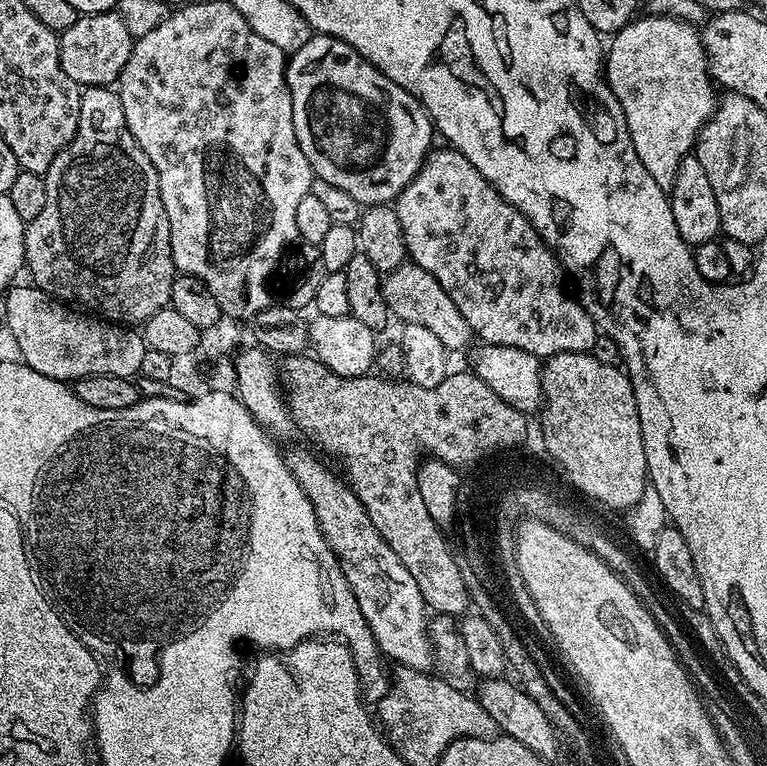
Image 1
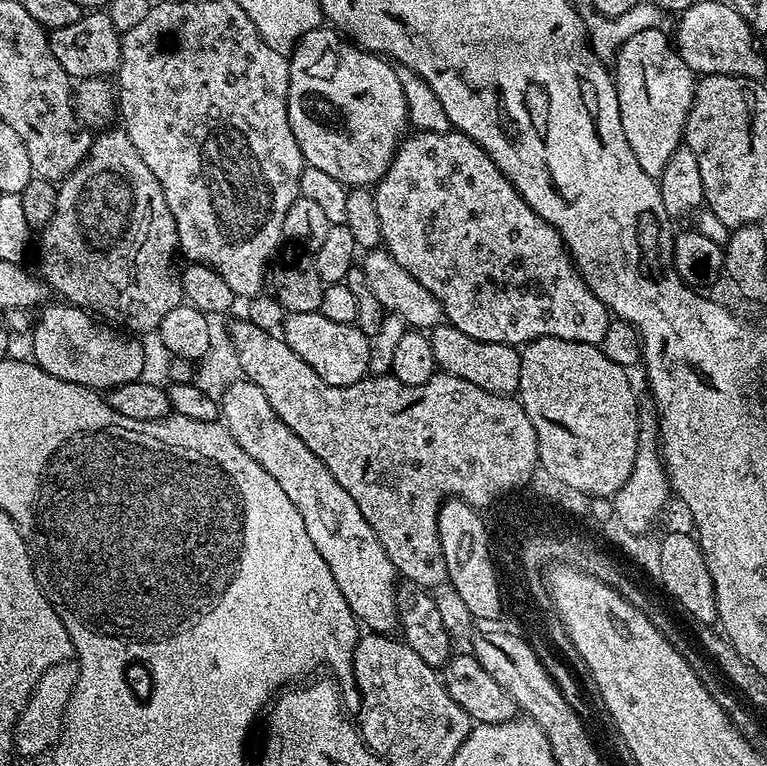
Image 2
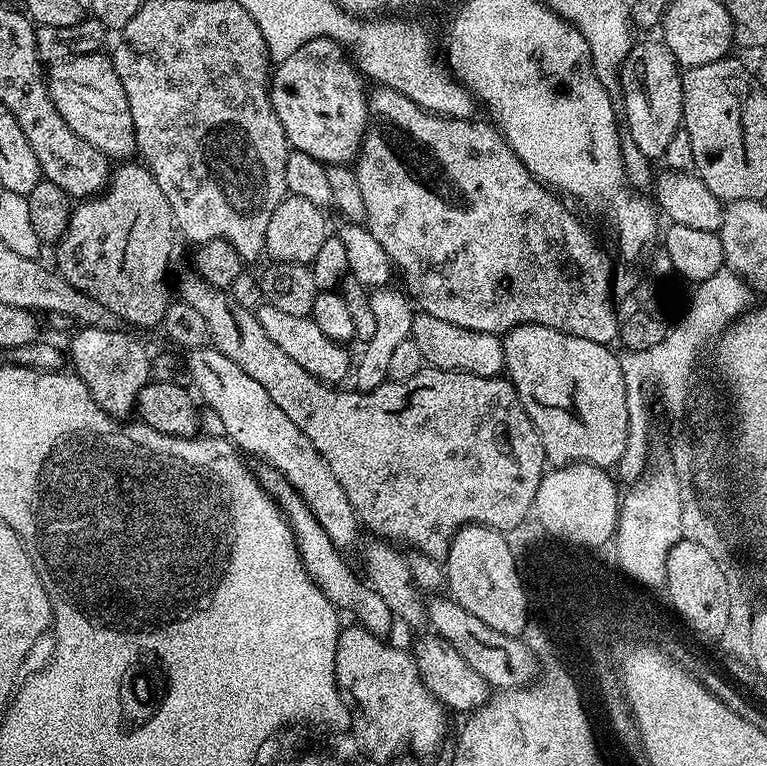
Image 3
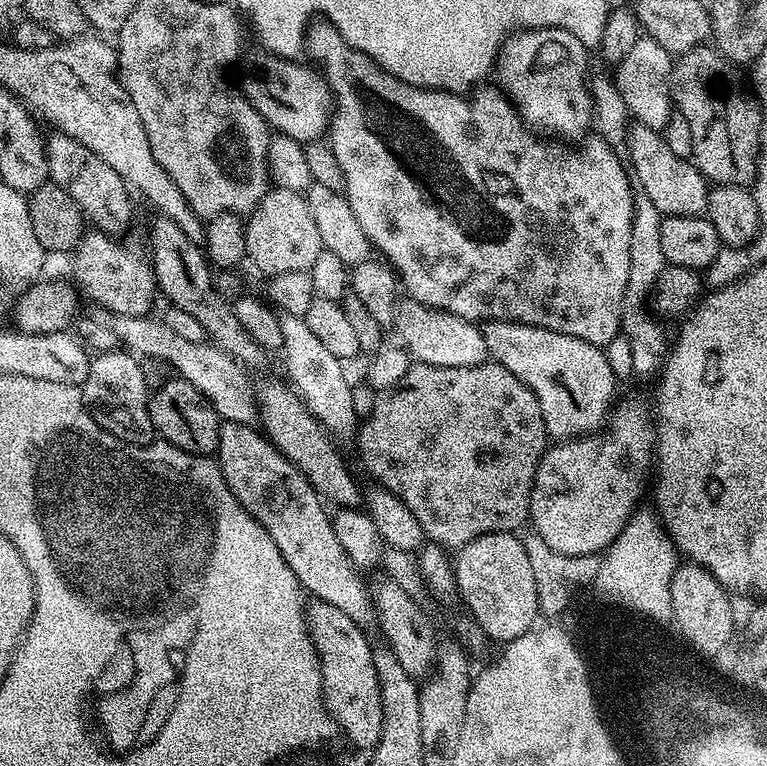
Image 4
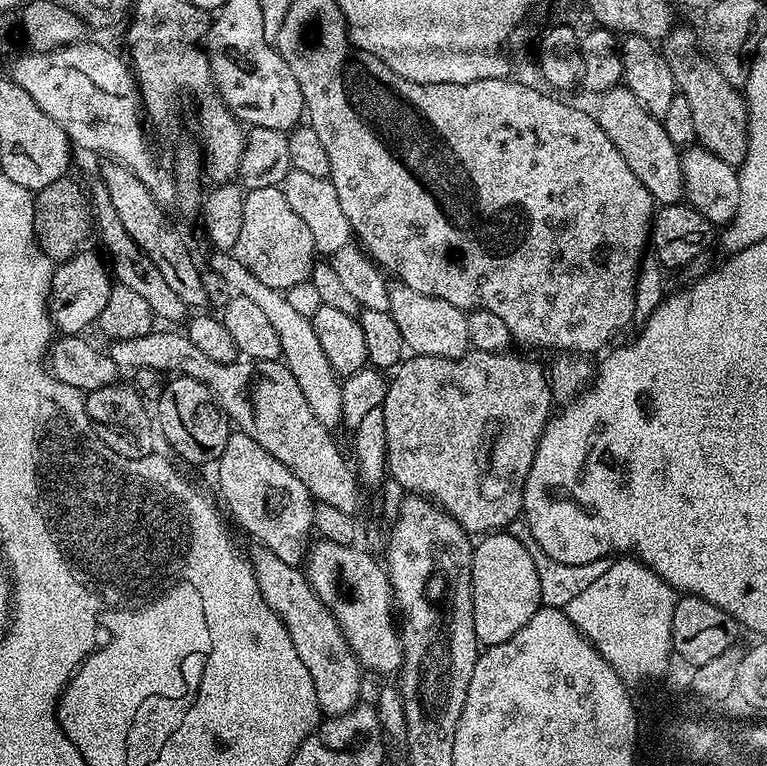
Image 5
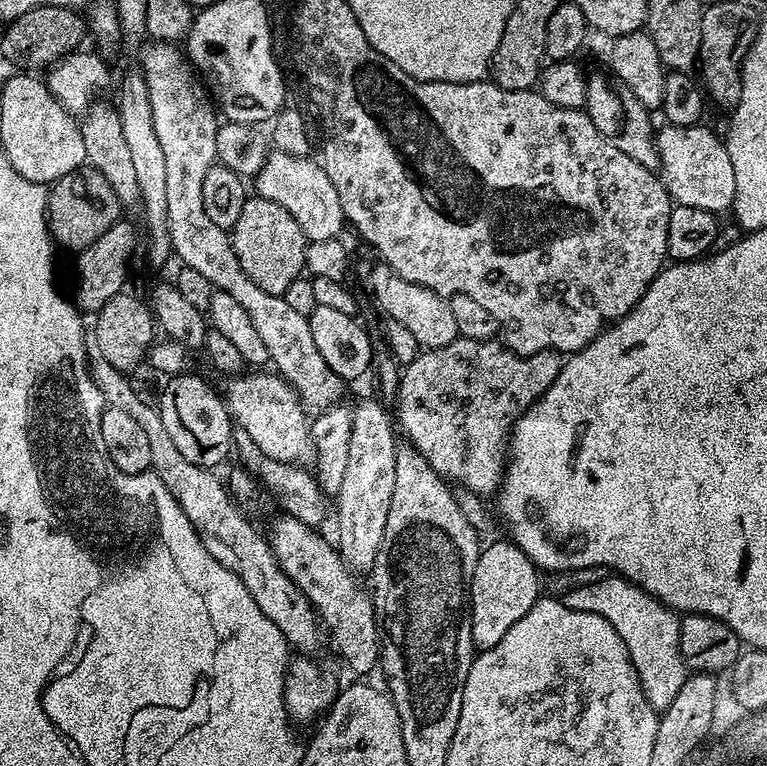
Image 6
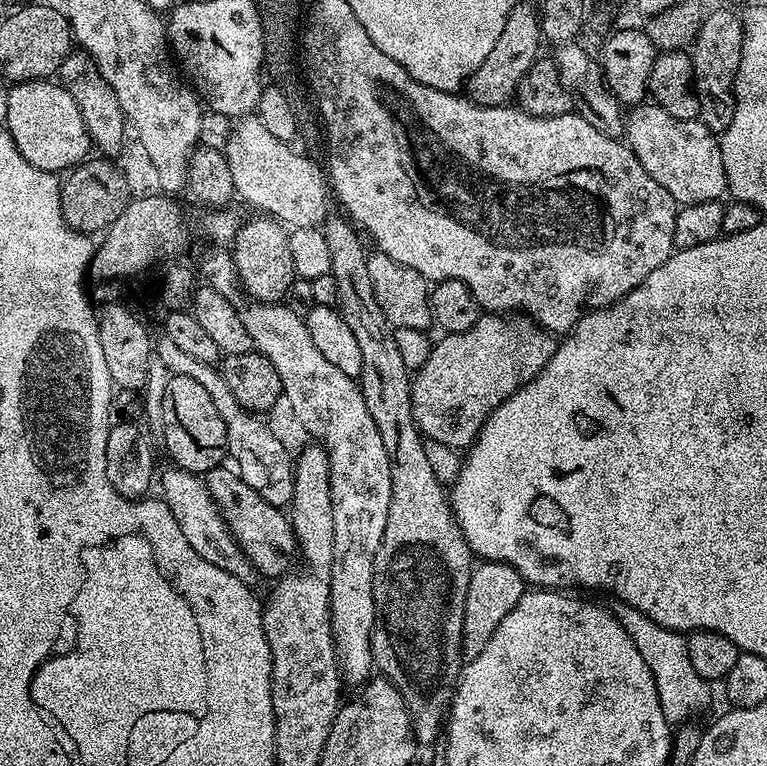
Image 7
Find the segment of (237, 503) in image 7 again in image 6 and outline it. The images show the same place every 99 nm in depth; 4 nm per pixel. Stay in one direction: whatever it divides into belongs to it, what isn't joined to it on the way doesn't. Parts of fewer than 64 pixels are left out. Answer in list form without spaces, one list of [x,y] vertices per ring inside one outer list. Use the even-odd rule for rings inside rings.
[[[280,514],[280,517],[272,524],[272,536],[270,532],[270,545],[274,558],[282,570],[286,570],[286,576],[302,594],[311,602],[316,610],[317,617],[322,618],[323,627],[332,635],[332,644],[336,647],[338,655],[344,659],[344,664],[352,672],[368,672],[378,664],[380,655],[380,638],[376,627],[376,611],[372,605],[372,594],[367,587],[360,585],[361,577],[353,569],[345,564],[337,545],[332,544],[317,529],[312,528],[306,522],[298,522],[298,518],[287,514]]]

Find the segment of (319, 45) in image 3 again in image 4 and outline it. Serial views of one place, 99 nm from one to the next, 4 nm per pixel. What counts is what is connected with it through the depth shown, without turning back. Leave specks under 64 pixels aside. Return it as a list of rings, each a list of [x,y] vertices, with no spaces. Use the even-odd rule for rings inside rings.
[[[263,50],[257,53],[249,62],[248,77],[242,83],[245,98],[258,114],[262,114],[269,129],[279,135],[301,142],[321,139],[328,131],[328,121],[332,119],[332,92],[323,76],[307,63],[296,64],[300,62],[273,56]]]

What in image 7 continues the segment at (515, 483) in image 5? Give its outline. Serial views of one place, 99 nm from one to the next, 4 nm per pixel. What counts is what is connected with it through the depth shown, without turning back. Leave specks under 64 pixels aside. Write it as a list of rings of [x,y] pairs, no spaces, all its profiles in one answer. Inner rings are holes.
[[[484,314],[470,330],[449,332],[433,343],[430,358],[412,376],[412,413],[414,422],[428,440],[442,442],[457,450],[471,448],[476,435],[488,421],[488,415],[523,384],[528,384],[554,358],[557,337],[527,318],[509,318],[504,314]]]

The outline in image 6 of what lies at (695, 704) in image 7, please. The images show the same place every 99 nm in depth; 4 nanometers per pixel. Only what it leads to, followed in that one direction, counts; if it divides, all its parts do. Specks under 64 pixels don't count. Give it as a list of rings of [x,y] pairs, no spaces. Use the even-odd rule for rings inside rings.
[[[615,574],[605,575],[604,579],[593,584],[570,588],[563,593],[562,599],[566,606],[570,606],[570,610],[598,614],[598,618],[606,618],[606,622],[618,630],[618,638],[626,642],[626,650],[652,708],[663,710],[670,706],[670,702],[674,702],[688,681],[690,669],[680,649],[681,617],[673,609],[667,608],[657,596]]]

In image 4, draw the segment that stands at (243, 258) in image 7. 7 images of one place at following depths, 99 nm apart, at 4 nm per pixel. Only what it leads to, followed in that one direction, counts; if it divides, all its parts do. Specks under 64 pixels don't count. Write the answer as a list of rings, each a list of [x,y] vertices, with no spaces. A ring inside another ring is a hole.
[[[273,187],[258,202],[258,206],[247,217],[244,233],[246,234],[247,259],[260,272],[265,272],[265,277],[271,278],[278,274],[287,274],[293,270],[307,272],[310,266],[314,266],[314,258],[322,251],[324,243],[318,234],[318,226],[314,226],[314,218],[310,215],[308,198],[304,192],[295,192],[285,188]]]

